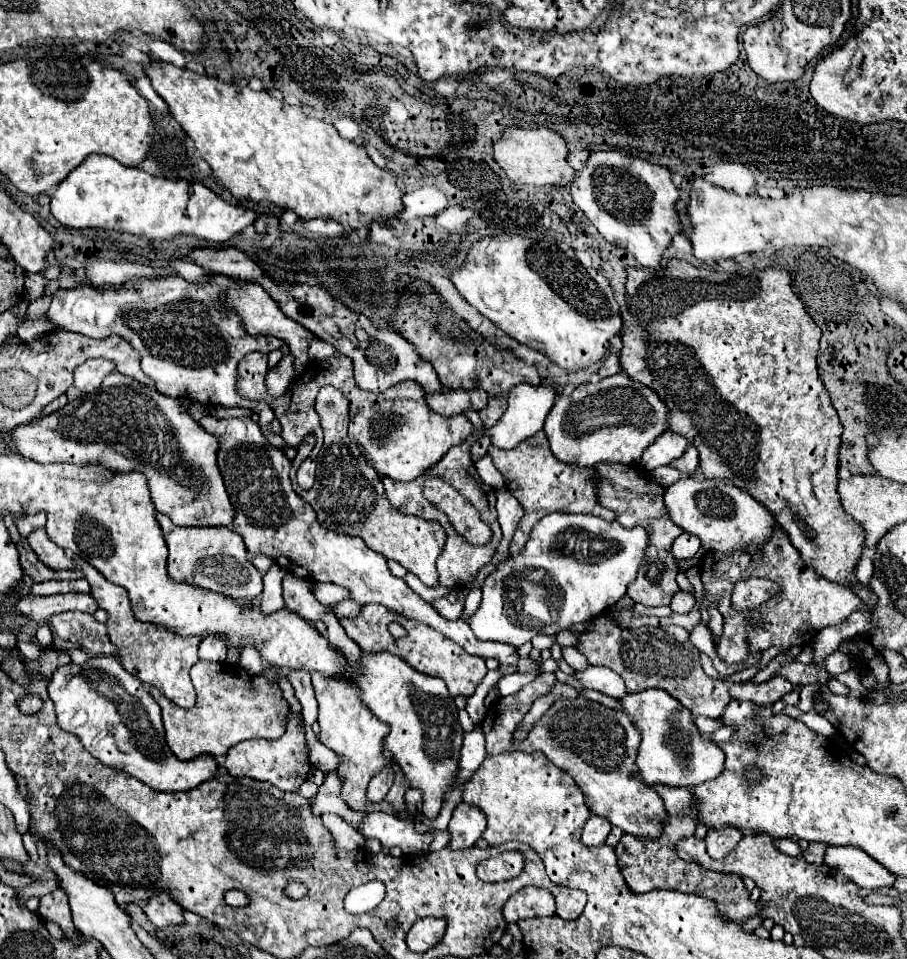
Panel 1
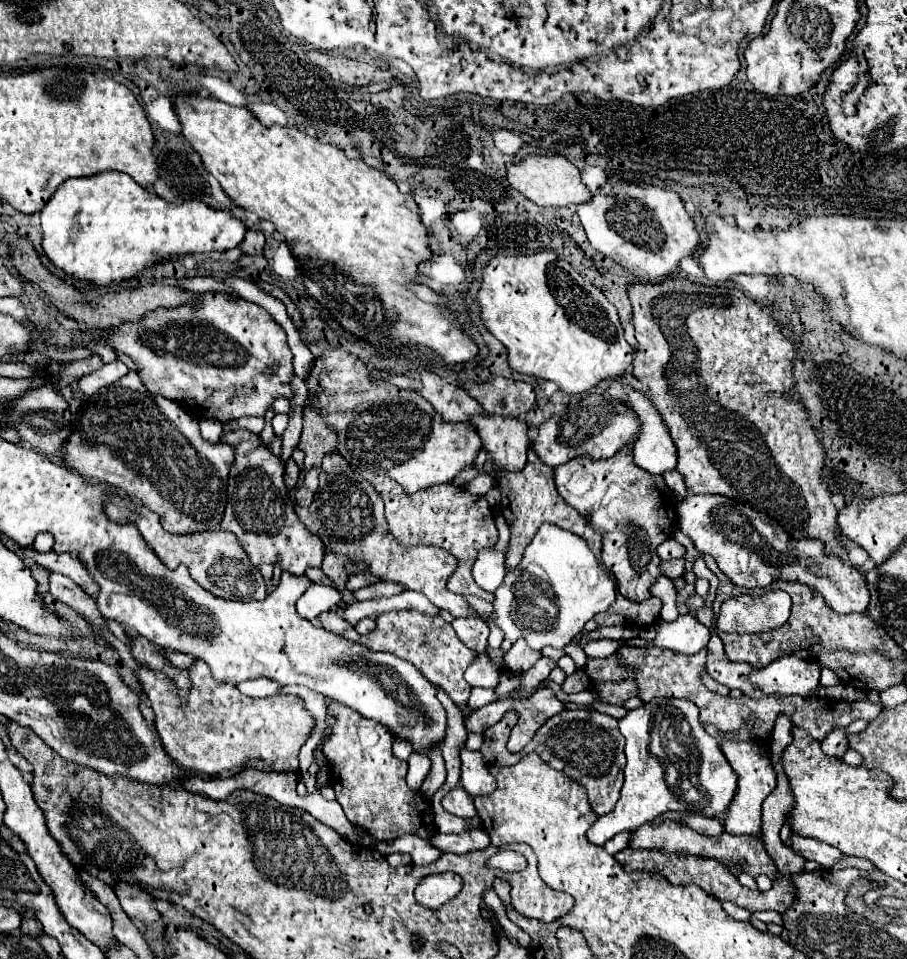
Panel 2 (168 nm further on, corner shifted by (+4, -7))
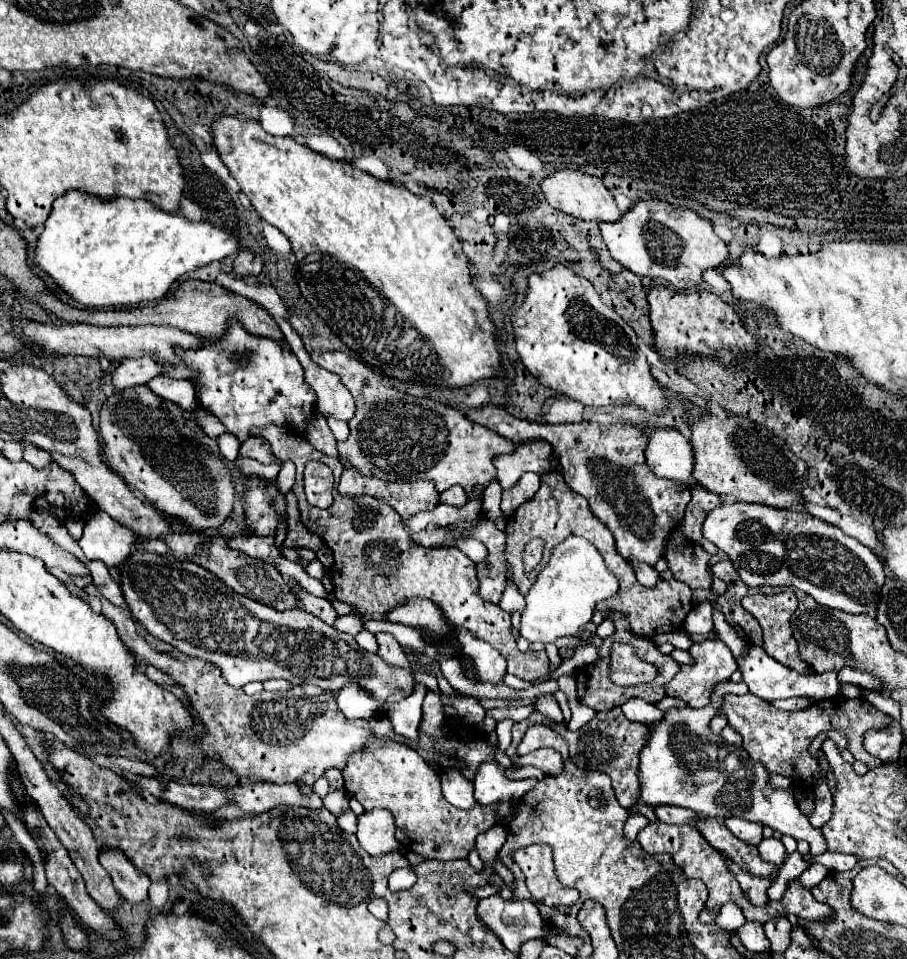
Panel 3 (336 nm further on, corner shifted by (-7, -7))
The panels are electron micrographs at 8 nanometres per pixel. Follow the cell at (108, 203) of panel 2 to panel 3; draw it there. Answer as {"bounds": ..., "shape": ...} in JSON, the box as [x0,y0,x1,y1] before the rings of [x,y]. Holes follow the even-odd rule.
{"bounds":[35,190,239,308],"shape":[[[71,190],[53,202],[51,214],[37,240],[35,264],[49,274],[53,282],[75,302],[87,308],[107,308],[163,298],[179,276],[215,260],[223,260],[237,250],[239,242],[233,234],[207,222],[189,222],[179,214],[161,212],[147,200],[99,200],[97,196]]]}

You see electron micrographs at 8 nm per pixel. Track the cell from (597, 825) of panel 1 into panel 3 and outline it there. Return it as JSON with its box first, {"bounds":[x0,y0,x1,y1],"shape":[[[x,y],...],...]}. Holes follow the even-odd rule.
{"bounds":[639,698,827,856],"shape":[[[713,698],[709,706],[665,712],[665,718],[651,728],[649,744],[641,752],[639,780],[641,780],[641,804],[673,804],[699,812],[709,818],[739,816],[749,822],[761,822],[781,834],[789,834],[797,840],[811,844],[811,854],[819,856],[827,850],[821,830],[813,828],[811,822],[797,808],[791,790],[771,786],[769,770],[751,760],[751,756],[735,744],[725,742],[709,730],[709,722],[719,712],[719,700]]]}

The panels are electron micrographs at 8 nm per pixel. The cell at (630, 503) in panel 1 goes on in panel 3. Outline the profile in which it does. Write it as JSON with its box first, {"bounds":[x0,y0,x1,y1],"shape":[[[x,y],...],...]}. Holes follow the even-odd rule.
{"bounds":[467,406,691,564],"shape":[[[483,406],[469,410],[467,418],[497,432],[513,444],[525,444],[529,440],[547,440],[561,456],[563,478],[567,486],[589,500],[591,512],[605,522],[617,542],[617,552],[625,560],[639,560],[655,564],[663,556],[663,546],[673,528],[679,526],[685,506],[691,500],[691,488],[681,482],[657,478],[647,462],[647,434],[641,428],[627,424],[601,426],[595,422],[579,424],[537,424],[519,420],[497,406]]]}

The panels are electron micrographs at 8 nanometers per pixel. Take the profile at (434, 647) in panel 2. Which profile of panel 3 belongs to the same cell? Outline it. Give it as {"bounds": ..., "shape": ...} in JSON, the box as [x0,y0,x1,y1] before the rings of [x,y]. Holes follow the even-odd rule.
{"bounds":[287,578,337,624],"shape":[[[289,578],[287,582],[289,582],[291,588],[297,588],[297,596],[299,596],[303,608],[305,608],[309,614],[321,618],[321,620],[327,622],[327,624],[333,624],[333,622],[337,620],[337,614],[335,614],[335,608],[331,606],[331,602],[327,602],[325,598],[319,598],[319,596],[309,594],[309,592],[303,590],[303,588],[299,586],[299,582],[293,580],[293,578]]]}

